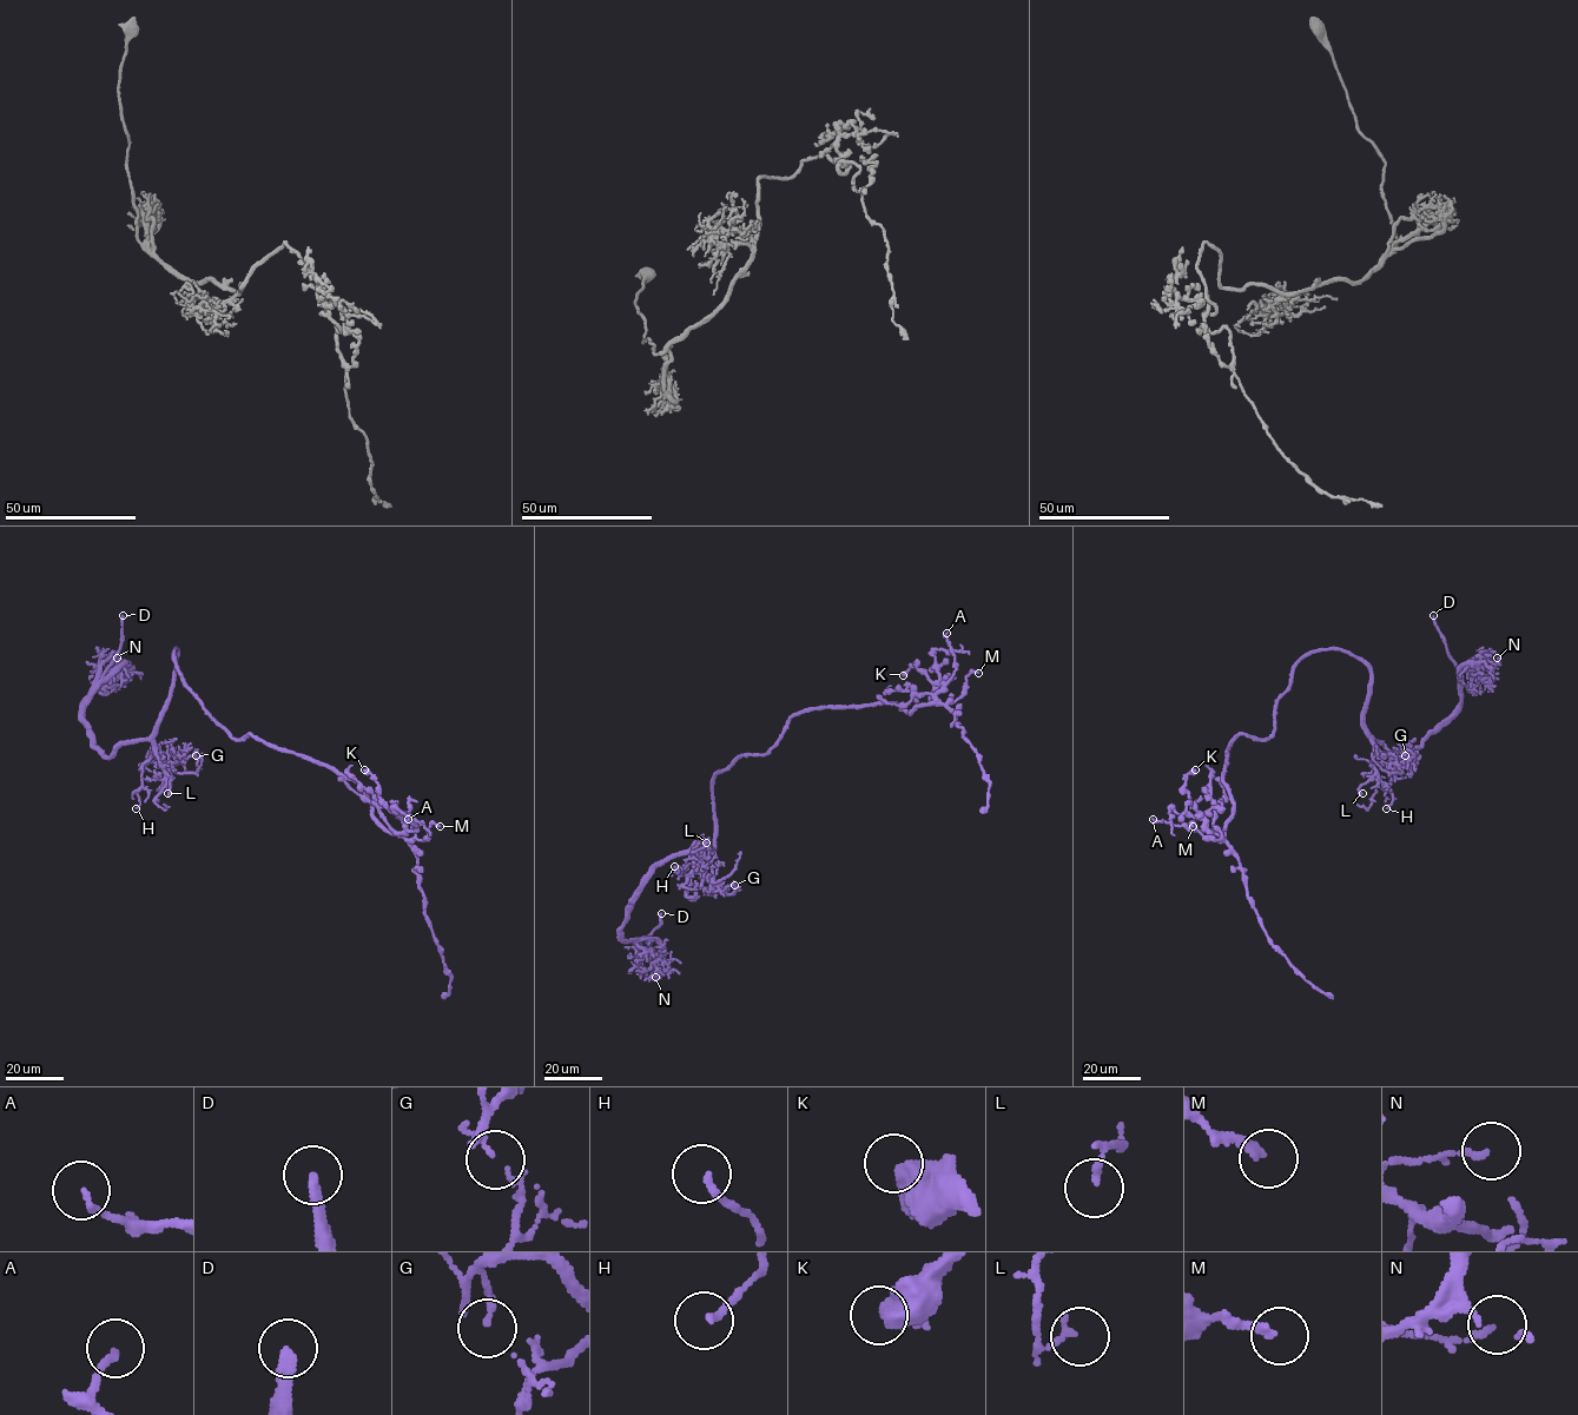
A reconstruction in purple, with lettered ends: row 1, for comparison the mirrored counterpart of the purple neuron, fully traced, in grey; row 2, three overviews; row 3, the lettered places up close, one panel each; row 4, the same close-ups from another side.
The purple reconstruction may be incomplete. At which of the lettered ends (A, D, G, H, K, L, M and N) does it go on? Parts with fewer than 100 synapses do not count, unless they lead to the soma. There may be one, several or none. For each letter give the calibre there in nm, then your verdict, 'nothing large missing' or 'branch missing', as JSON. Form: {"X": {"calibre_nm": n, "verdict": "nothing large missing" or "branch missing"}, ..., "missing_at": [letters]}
{"A": {"calibre_nm": 180, "verdict": "nothing large missing"}, "D": {"calibre_nm": 320, "verdict": "branch missing"}, "G": {"calibre_nm": 170, "verdict": "nothing large missing"}, "H": {"calibre_nm": 180, "verdict": "nothing large missing"}, "K": {"calibre_nm": 440, "verdict": "nothing large missing"}, "L": {"calibre_nm": 110, "verdict": "nothing large missing"}, "M": {"calibre_nm": 220, "verdict": "nothing large missing"}, "N": {"calibre_nm": 160, "verdict": "nothing large missing"}, "missing_at": ["D"]}

